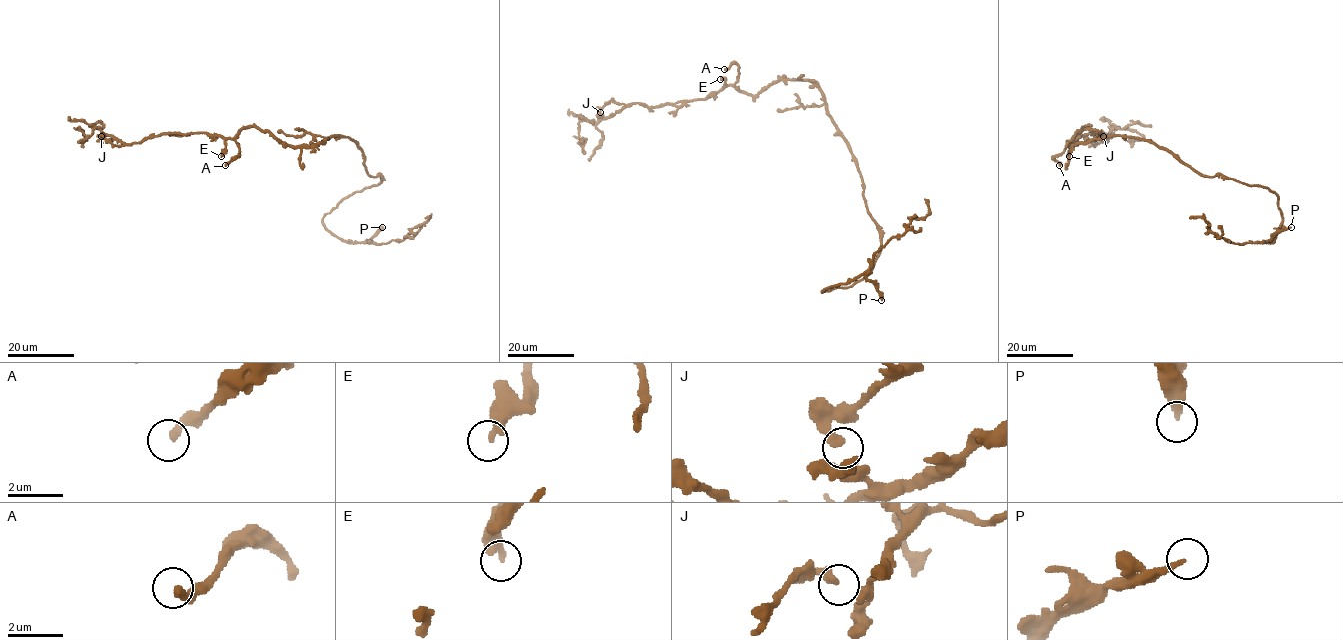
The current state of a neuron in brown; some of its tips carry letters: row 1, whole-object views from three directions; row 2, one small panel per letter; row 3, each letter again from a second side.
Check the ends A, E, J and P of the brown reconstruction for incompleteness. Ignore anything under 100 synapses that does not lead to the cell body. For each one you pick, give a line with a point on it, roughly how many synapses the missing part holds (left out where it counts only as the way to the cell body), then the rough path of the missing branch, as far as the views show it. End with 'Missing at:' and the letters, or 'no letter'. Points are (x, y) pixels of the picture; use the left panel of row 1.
P: Place: (382, 227). Roughly 130 synapses
Missing at: P

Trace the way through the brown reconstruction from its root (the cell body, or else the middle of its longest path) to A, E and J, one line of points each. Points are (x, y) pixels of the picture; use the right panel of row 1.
A: (1130, 137), (1106, 136), (1071, 146), (1072, 137), (1084, 127), (1079, 136), (1054, 157), (1059, 165)
E: (1130, 137), (1106, 136), (1071, 146), (1072, 137), (1084, 127), (1069, 156)
J: (1130, 137), (1106, 136), (1070, 145), (1084, 127), (1076, 138), (1094, 133), (1094, 146), (1103, 136)

